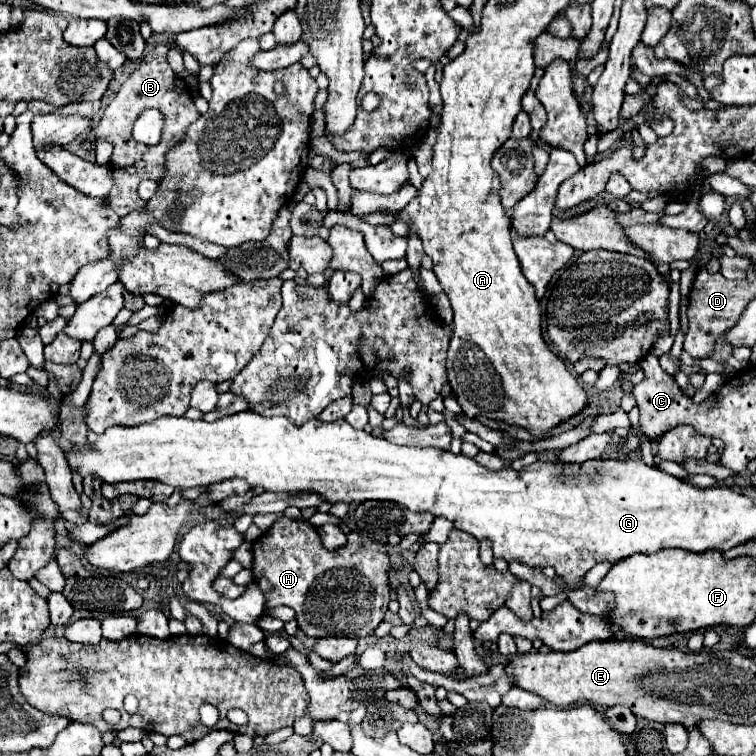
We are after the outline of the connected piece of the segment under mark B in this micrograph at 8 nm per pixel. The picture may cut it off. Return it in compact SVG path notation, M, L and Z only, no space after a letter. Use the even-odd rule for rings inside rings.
M155 44L139 64L139 68L123 82L117 96L111 100L111 104L105 108L105 114L95 128L95 136L101 140L107 140L113 144L113 156L111 156L111 170L115 178L115 188L111 188L109 204L112 210L120 217L126 216L133 210L141 210L145 206L145 200L137 194L137 184L145 178L161 180L165 174L165 152L175 146L183 138L183 130L187 130L189 124L193 124L199 118L199 112L191 100L189 88L183 84L183 80L173 72L167 60L169 44ZM145 108L157 108L165 116L165 128L163 138L157 146L145 146L133 140L131 128L135 118Z

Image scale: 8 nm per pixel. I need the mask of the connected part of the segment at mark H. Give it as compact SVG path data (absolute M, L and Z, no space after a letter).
M287 516L279 518L267 530L267 534L259 536L253 542L253 578L265 594L265 608L291 606L297 612L299 628L313 638L327 638L327 636L363 638L373 634L375 628L383 622L383 616L387 612L389 602L387 568L389 558L385 554L385 548L377 540L351 532L347 546L341 546L339 550L323 550L317 530L307 520L291 520Z

